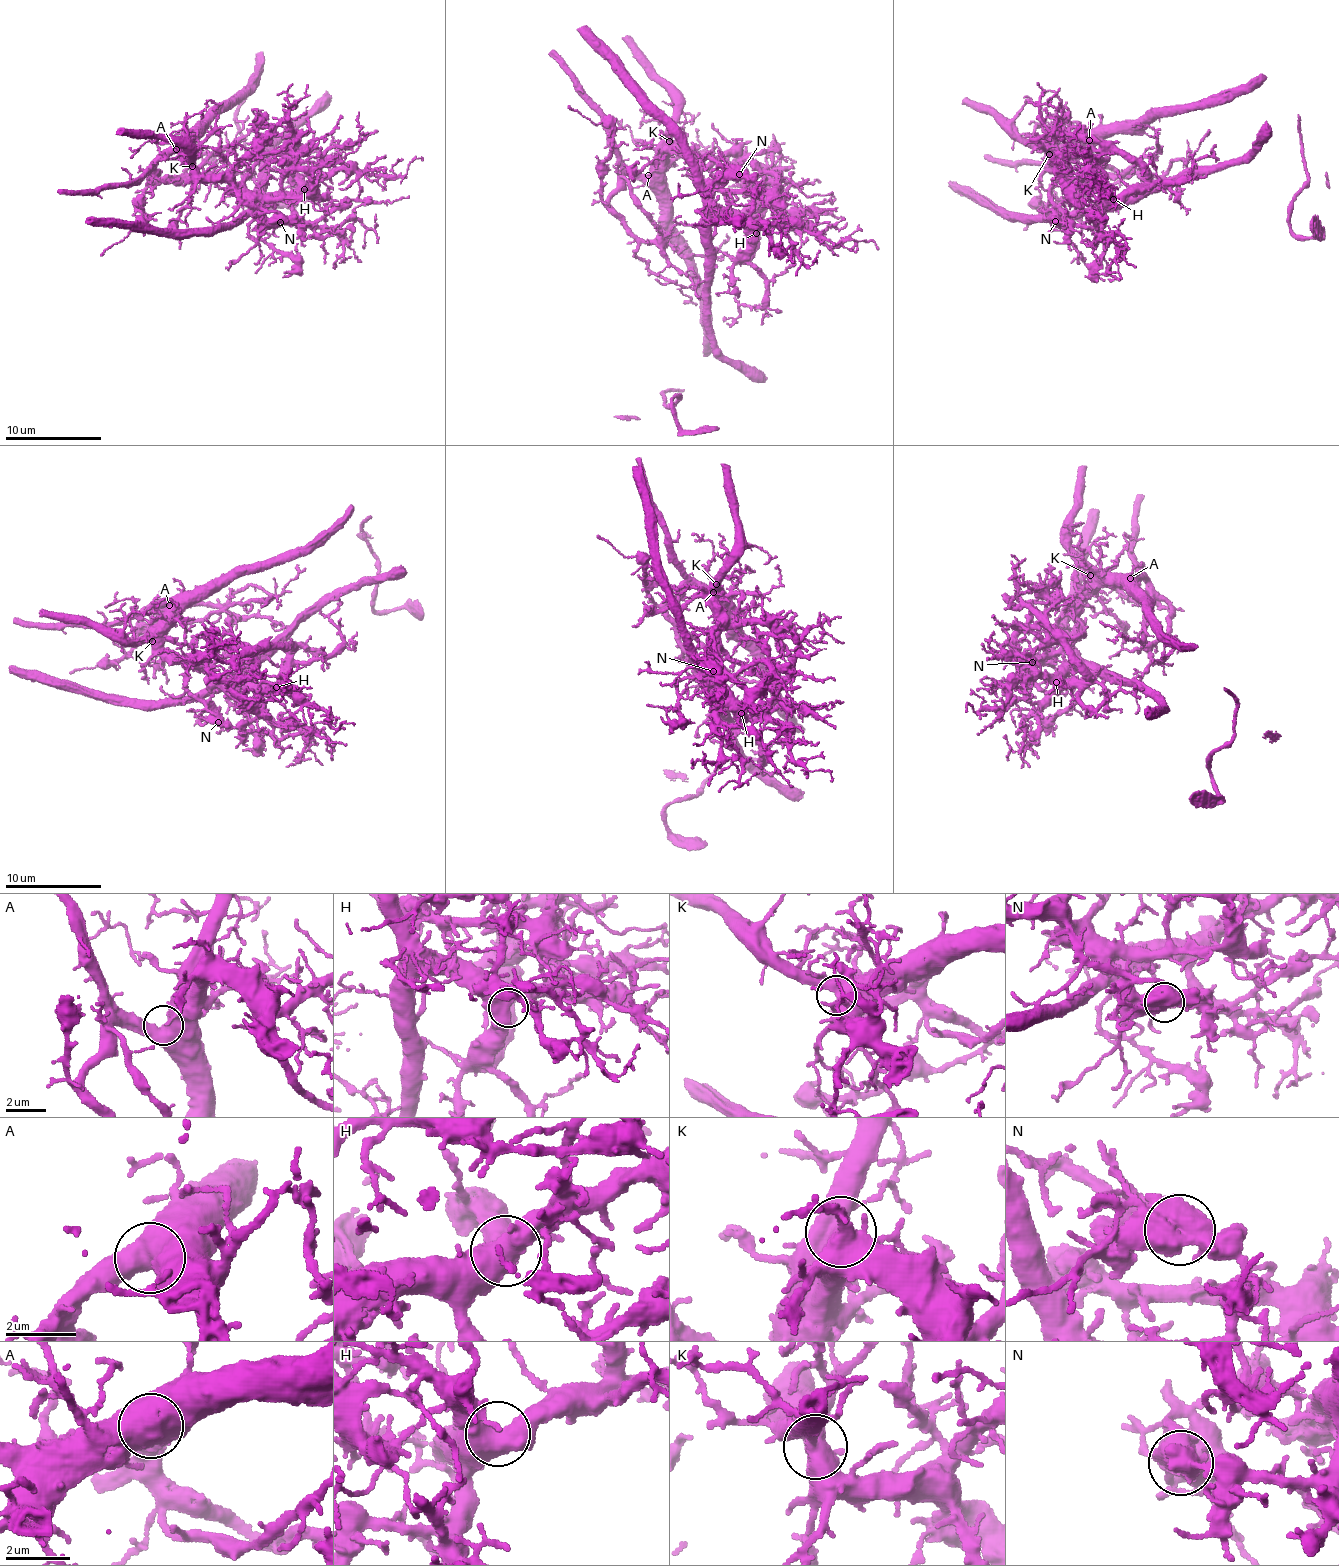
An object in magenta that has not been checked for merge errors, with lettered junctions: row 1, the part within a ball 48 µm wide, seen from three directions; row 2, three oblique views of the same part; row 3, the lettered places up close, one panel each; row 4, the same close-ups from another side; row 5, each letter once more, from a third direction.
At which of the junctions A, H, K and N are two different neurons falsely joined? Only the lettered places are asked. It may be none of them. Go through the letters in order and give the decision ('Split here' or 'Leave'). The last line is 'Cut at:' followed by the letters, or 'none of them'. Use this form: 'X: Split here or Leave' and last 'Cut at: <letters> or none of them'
A: Leave
H: Leave
K: Leave
N: Split here
Cut at: N

